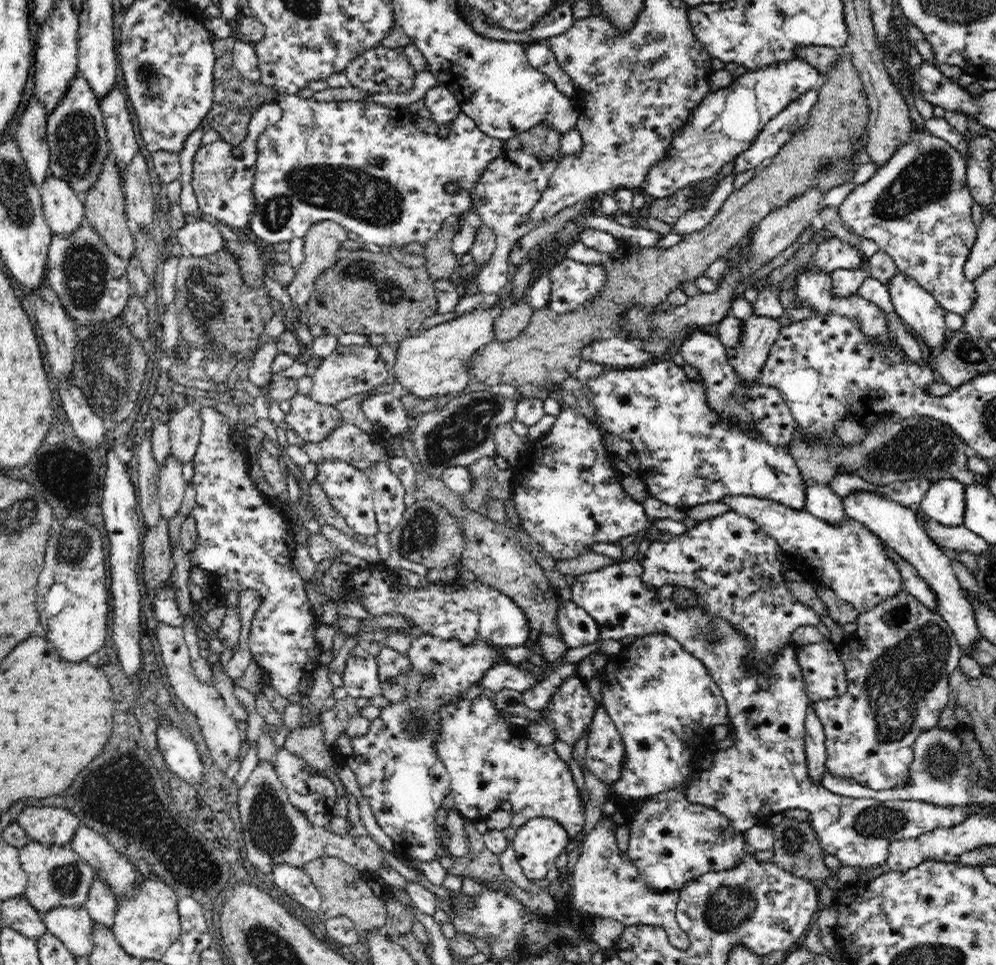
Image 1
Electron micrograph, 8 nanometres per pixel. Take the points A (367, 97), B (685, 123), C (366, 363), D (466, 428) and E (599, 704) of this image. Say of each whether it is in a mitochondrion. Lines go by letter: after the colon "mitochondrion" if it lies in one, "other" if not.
A: other
B: other
C: other
D: mitochondrion
E: other

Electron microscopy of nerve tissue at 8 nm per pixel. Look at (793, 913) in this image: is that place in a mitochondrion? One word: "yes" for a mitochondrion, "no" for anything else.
no

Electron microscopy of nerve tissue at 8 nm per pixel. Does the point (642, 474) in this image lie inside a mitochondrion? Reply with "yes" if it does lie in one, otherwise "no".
no

